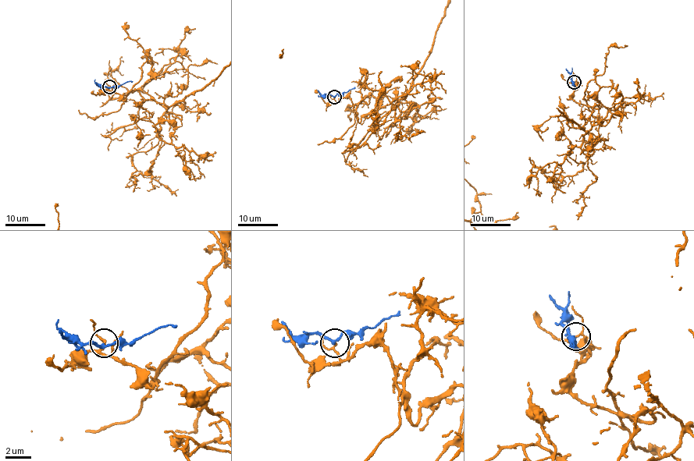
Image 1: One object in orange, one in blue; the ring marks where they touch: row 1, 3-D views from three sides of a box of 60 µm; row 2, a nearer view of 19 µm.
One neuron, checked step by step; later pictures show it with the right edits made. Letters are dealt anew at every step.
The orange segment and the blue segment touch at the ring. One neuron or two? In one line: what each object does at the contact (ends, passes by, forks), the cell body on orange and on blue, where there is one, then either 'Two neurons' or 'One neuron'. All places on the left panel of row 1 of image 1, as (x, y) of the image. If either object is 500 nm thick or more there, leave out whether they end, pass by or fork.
At the ring orange passes by. At the ring blue passes by. Soma of orange: none. Soma of blue: none. Two neurons

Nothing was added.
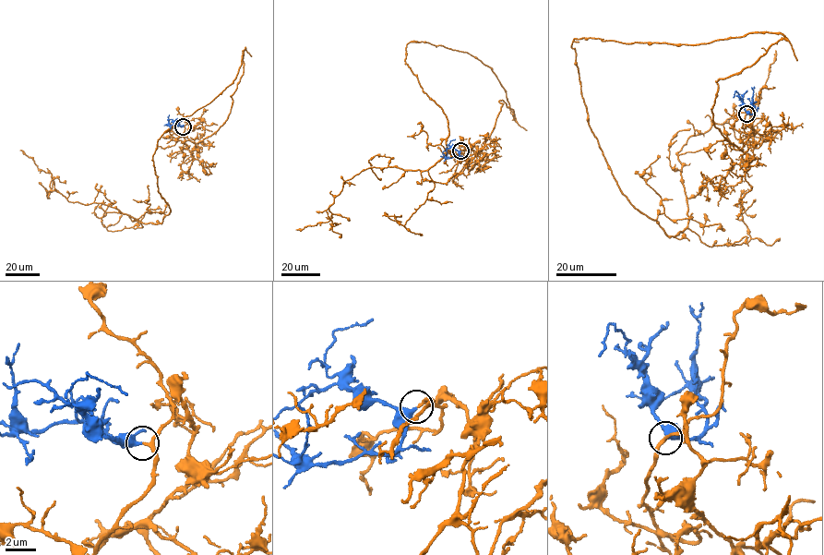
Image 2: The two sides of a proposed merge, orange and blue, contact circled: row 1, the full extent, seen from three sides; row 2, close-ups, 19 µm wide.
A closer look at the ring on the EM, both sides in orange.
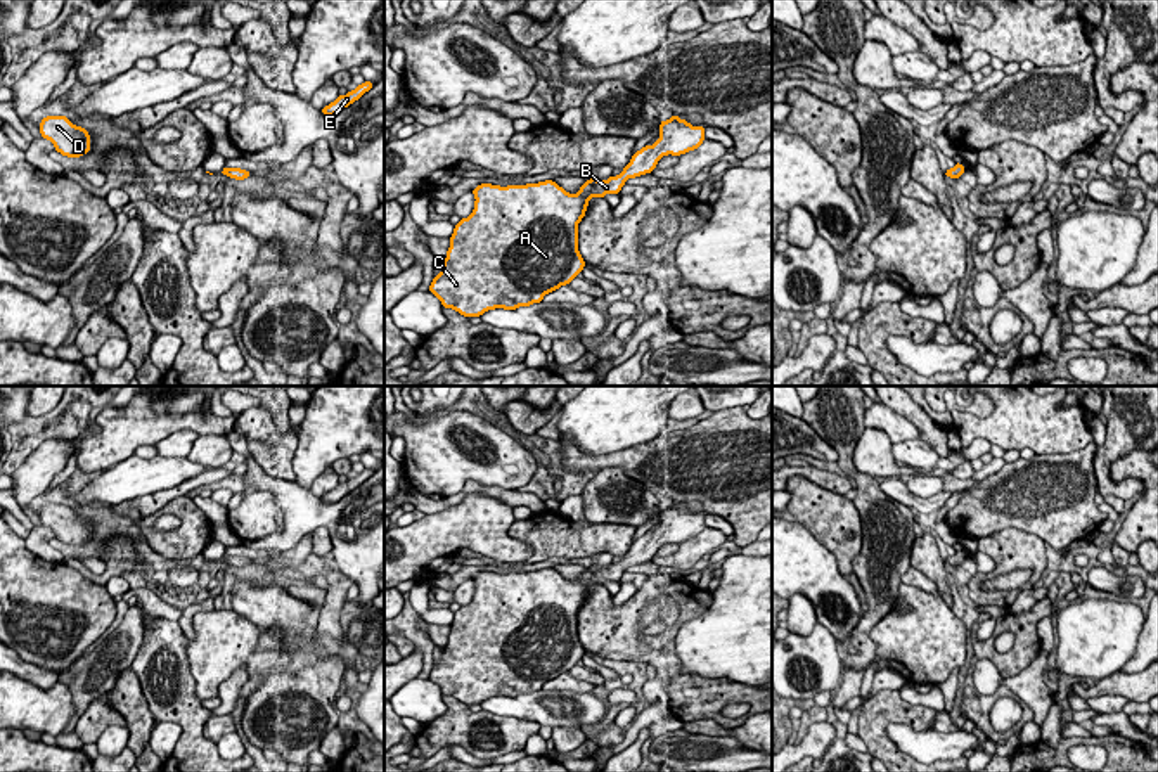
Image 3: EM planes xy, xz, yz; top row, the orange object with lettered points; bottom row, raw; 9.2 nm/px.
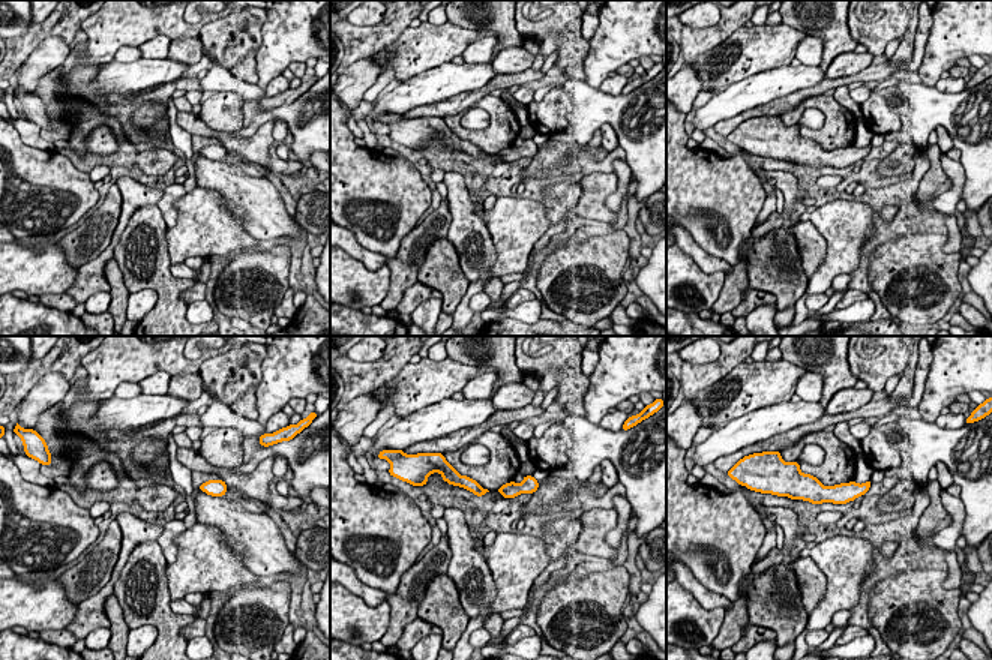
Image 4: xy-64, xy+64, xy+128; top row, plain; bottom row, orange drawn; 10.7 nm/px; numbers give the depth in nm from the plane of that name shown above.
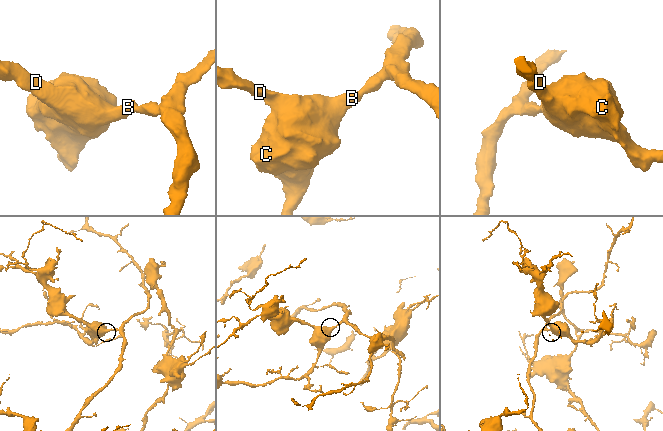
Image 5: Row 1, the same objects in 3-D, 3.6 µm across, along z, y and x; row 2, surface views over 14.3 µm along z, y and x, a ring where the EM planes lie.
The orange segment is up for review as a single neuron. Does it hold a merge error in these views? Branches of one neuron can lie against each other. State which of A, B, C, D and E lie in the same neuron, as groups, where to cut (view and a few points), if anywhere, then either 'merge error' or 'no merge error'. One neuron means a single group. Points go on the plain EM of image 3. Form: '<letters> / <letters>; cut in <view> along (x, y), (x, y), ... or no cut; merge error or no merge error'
A B C D E; no cut; no merge error

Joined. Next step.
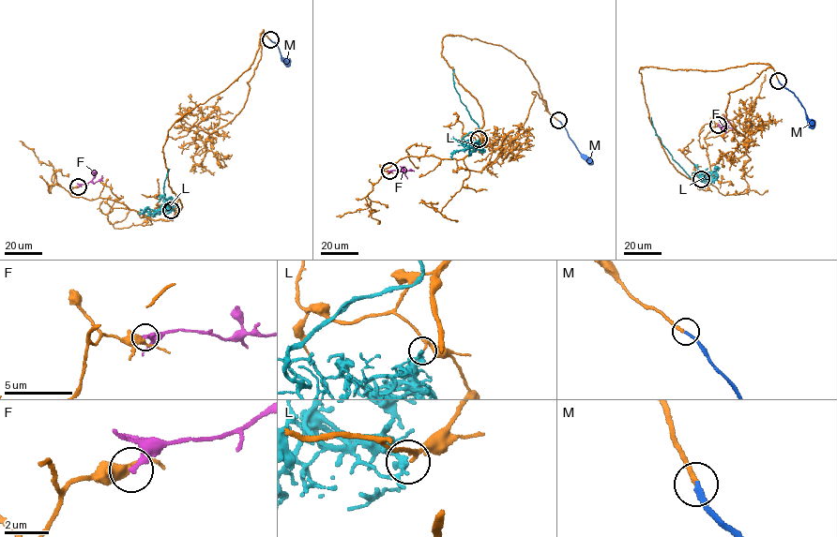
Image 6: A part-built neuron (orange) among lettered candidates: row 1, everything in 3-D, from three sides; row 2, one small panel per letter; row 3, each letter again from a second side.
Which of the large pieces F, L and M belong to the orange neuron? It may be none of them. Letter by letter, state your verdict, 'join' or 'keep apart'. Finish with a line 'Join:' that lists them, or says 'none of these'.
F: keep apart
L: keep apart
M: join
Join: M

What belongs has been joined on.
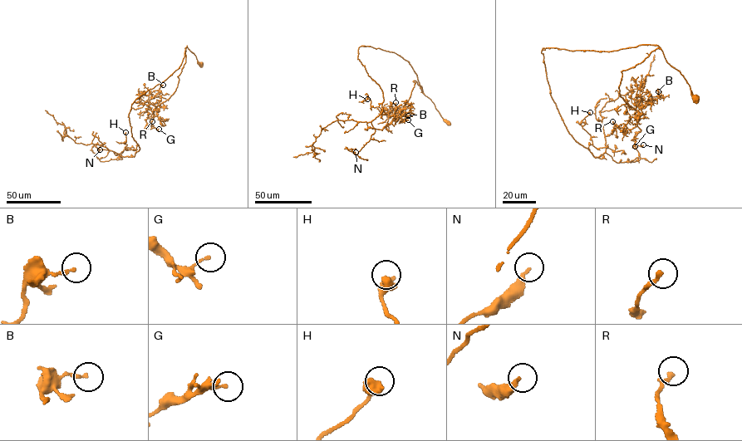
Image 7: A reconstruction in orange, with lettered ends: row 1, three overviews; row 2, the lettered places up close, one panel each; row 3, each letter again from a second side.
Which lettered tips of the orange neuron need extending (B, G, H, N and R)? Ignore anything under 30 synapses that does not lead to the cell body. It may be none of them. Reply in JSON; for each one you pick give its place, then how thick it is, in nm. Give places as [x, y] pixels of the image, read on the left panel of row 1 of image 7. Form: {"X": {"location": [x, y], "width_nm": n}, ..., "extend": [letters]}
{"extend": []}

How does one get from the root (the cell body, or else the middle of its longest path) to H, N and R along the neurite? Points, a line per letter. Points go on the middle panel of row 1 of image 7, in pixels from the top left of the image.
H: (366, 46), (358, 48), (357, 58), (380, 86), (383, 100), (374, 107), (367, 95), (367, 99)
N: (366, 46), (358, 48), (357, 58), (383, 100), (369, 141), (356, 154), (347, 149), (356, 152)
R: (366, 46), (395, 52), (408, 61), (416, 75), (423, 91), (413, 80), (409, 99), (394, 120), (395, 102)

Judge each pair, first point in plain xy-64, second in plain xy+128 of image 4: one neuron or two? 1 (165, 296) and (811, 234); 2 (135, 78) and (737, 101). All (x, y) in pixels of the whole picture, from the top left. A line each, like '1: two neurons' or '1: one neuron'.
1: one neuron
2: one neuron

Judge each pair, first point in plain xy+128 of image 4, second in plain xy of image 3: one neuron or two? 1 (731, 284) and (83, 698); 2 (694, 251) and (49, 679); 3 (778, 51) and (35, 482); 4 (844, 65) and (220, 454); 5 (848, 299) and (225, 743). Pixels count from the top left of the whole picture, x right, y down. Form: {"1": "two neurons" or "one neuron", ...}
{"1": "one neuron", "2": "one neuron", "3": "two neurons", "4": "one neuron", "5": "two neurons"}

